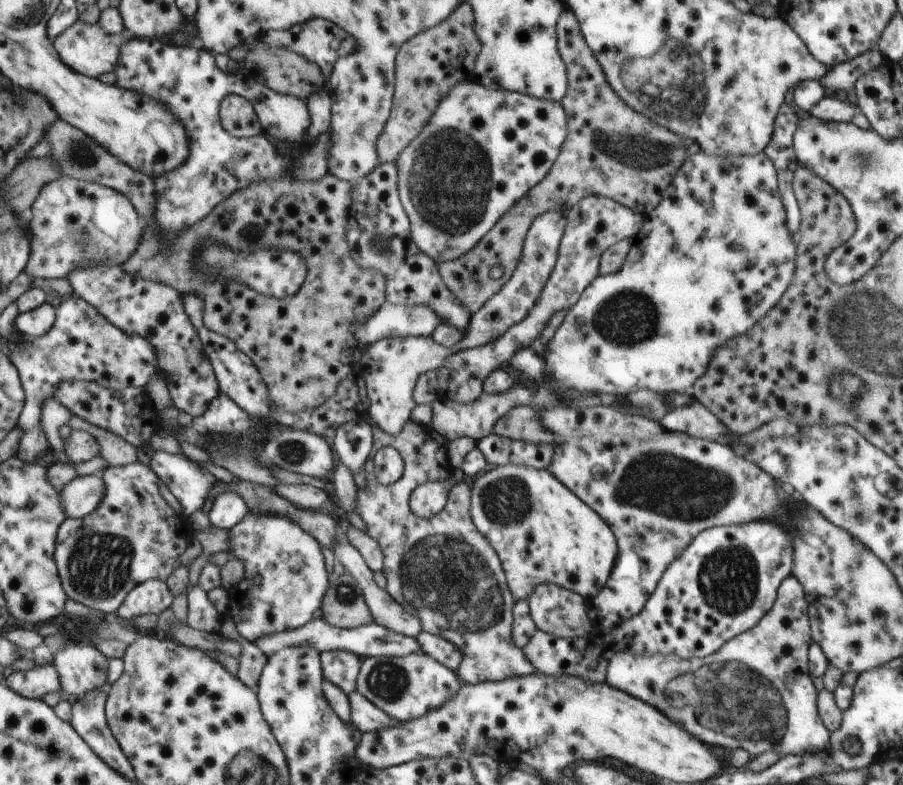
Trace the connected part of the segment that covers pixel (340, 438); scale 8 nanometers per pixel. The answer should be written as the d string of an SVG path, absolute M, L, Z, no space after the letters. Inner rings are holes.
M362 418L352 420L337 428L336 452L352 472L362 470L372 450L372 428Z

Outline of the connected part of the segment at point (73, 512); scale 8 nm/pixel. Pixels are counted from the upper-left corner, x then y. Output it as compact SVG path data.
M99 470L95 474L79 476L63 488L62 506L69 518L87 518L102 506L106 496L106 478Z

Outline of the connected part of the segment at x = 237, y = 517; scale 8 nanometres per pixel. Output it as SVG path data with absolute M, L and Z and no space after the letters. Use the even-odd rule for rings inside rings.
M226 492L216 498L216 504L211 508L209 518L214 525L231 531L248 518L250 511L250 505L240 494Z

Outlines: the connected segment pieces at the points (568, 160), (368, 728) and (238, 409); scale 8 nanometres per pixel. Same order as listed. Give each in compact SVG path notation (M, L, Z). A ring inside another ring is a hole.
M569 8L562 10L557 22L557 44L558 52L566 66L568 88L561 104L568 118L568 136L562 144L560 154L550 168L546 177L536 186L528 191L526 196L520 198L510 210L503 214L503 217L485 234L470 252L456 258L438 264L440 276L447 287L455 294L458 301L471 313L474 314L482 309L487 301L503 289L503 286L511 280L515 273L516 266L523 257L523 248L526 244L527 233L531 230L531 224L540 214L550 210L567 211L574 205L582 203L583 198L591 195L600 195L610 198L634 210L640 214L652 212L659 202L662 201L662 194L666 188L674 181L676 172L680 166L687 161L687 142L682 136L674 134L667 128L658 126L650 118L643 114L638 114L632 110L623 98L610 88L606 82L604 71L592 50L588 46L586 39L582 36L580 23L577 15Z
M359 690L353 692L349 697L352 703L352 722L357 728L360 728L362 733L378 732L390 726L398 726L399 720L380 710L375 703L364 698Z
M221 392L218 398L210 403L210 410L202 416L195 416L192 425L200 433L218 432L220 434L246 434L254 430L254 422L249 412L228 392Z

